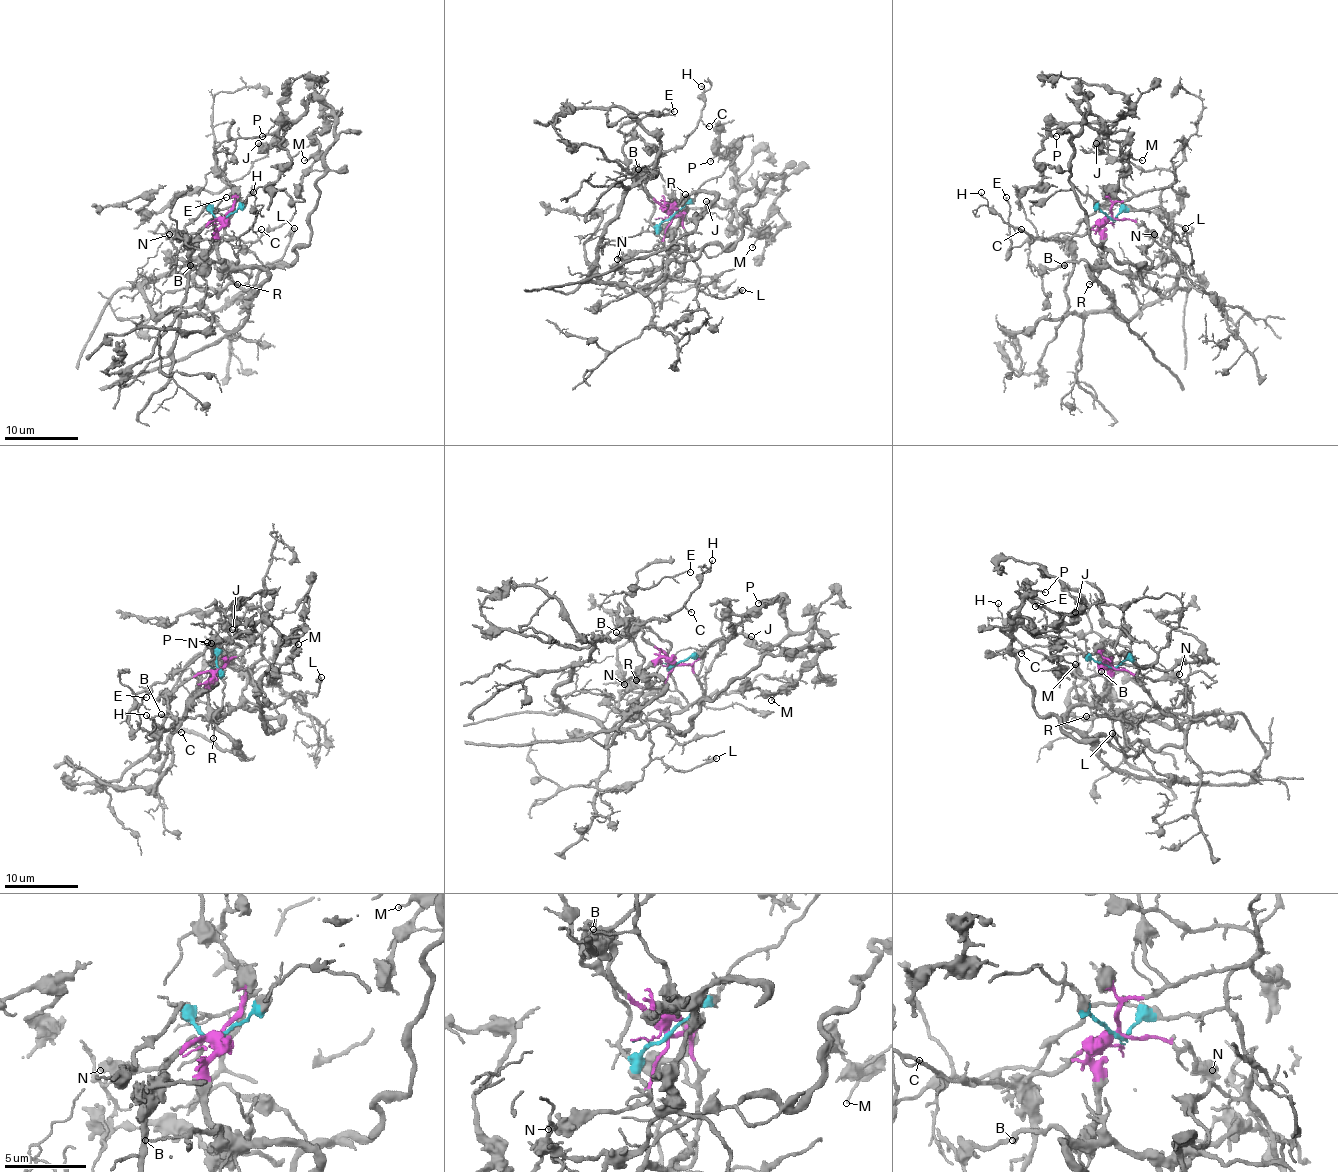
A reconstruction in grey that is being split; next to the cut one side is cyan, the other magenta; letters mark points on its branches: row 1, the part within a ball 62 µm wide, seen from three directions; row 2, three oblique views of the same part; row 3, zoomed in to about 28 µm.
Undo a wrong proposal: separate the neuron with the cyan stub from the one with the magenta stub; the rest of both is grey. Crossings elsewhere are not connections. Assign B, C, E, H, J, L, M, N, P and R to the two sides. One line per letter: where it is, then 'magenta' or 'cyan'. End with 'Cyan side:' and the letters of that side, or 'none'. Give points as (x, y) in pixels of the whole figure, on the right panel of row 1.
B: (1064, 265) | magenta
C: (1021, 229) | magenta
E: (1006, 197) | cyan
H: (981, 192) | magenta
J: (1096, 143) | cyan
L: (1185, 228) | magenta
M: (1142, 160) | cyan
N: (1154, 234) | magenta
P: (1056, 136) | cyan
R: (1089, 284) | magenta
Cyan side: E, J, M, P

